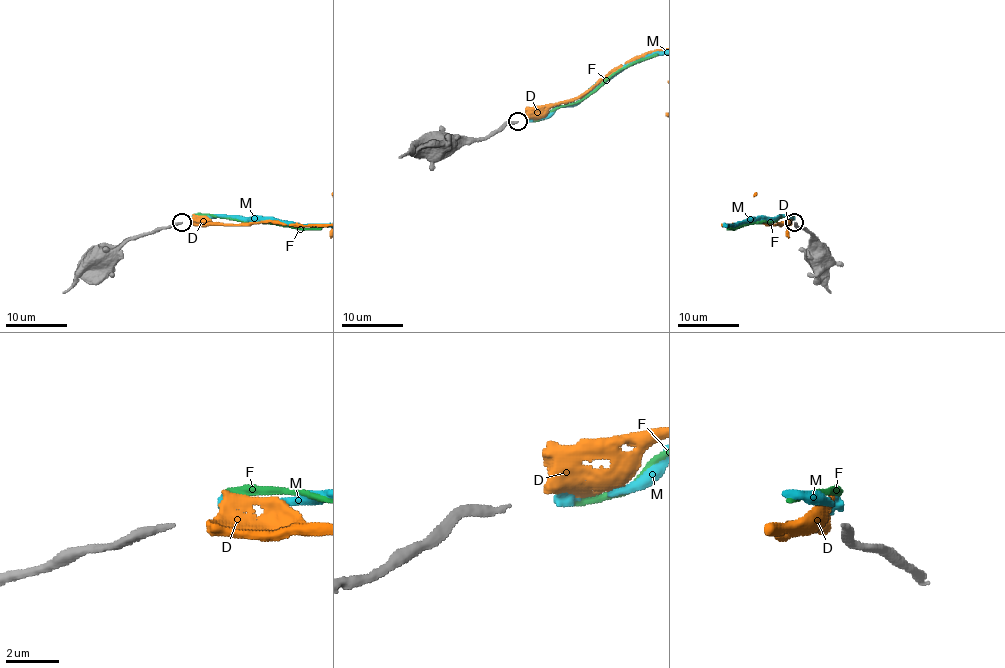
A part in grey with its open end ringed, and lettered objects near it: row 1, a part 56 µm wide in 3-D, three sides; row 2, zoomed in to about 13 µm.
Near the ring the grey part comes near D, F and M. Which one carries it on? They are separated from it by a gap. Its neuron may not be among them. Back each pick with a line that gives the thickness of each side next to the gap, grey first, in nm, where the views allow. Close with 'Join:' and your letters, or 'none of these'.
M: Thickness 240 nm (grey) against 400 nm
Join: M

